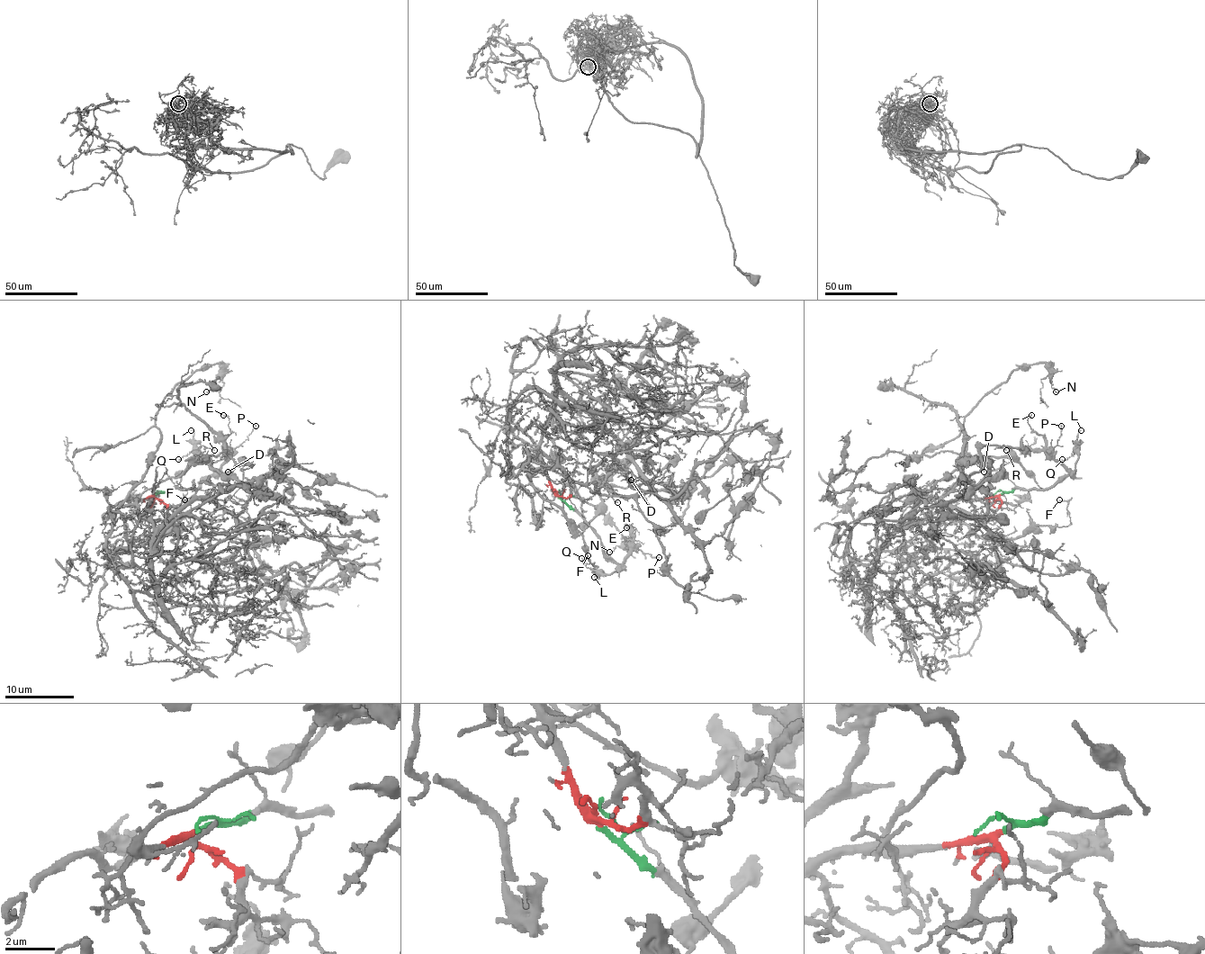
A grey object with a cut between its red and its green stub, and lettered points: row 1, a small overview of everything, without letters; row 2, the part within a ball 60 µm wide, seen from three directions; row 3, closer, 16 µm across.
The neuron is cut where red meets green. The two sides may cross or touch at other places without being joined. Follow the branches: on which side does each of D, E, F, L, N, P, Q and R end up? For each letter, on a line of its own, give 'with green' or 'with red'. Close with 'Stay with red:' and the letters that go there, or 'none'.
D: with red
E: with green
F: with red
L: with green
N: with red
P: with green
Q: with green
R: with red
Stay with red: D, F, N, R

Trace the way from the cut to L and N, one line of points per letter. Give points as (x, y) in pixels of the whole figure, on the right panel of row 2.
L: (1002, 494), (1016, 489), (1042, 489), (1054, 485), (1070, 475), (1078, 451), (1080, 430)
N: (1001, 494), (933, 511), (918, 524), (928, 550), (969, 411), (1037, 363), (1056, 392)

